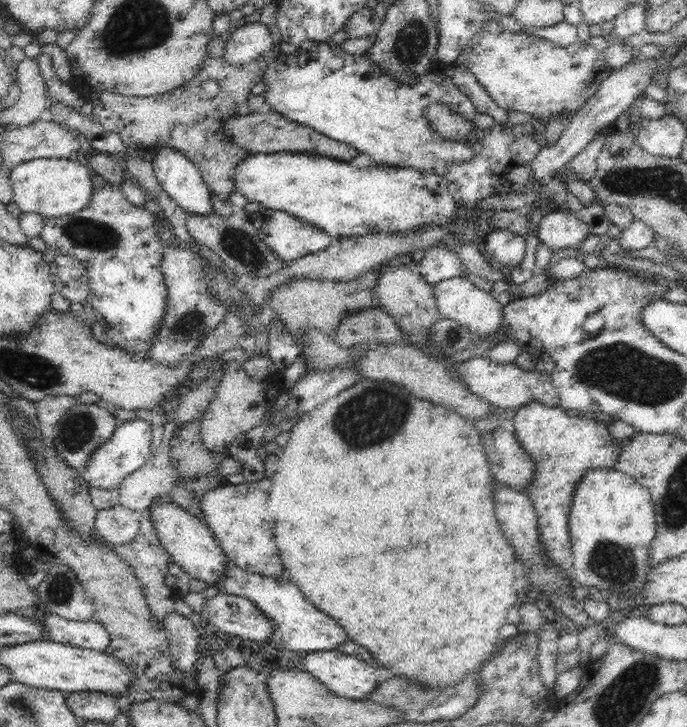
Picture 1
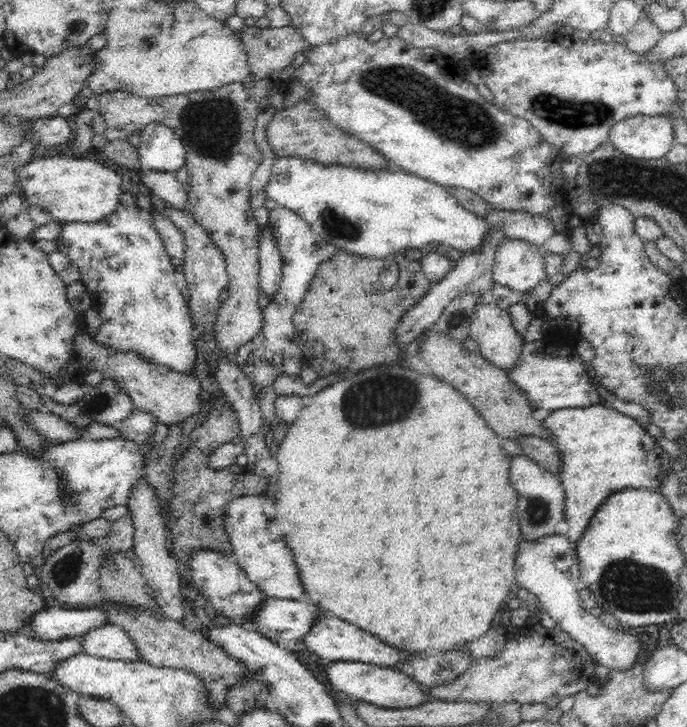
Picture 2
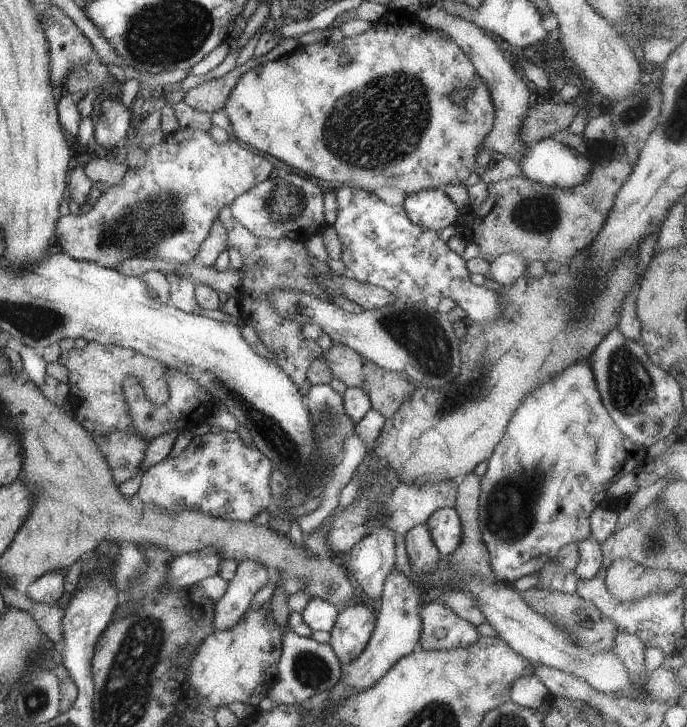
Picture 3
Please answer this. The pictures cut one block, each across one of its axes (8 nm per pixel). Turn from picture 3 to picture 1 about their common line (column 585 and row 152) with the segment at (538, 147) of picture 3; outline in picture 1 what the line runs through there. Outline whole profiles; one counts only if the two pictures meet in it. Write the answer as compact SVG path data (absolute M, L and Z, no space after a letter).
M162 147L155 150L153 171L157 181L170 198L187 213L214 213L211 192L201 177L200 169L186 155Z

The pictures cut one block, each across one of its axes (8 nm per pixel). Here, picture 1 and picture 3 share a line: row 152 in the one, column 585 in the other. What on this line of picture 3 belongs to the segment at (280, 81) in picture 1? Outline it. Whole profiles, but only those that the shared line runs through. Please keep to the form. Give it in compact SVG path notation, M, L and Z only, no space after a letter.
M590 359L574 362L574 364L566 366L560 374L552 376L548 382L542 382L535 390L532 390L512 414L502 440L494 448L492 456L486 462L488 464L486 473L481 476L481 495L479 496L480 532L482 533L483 543L489 552L489 561L498 582L512 585L518 578L539 572L546 562L555 561L563 546L572 544L572 542L580 543L586 538L590 539L590 516L596 508L599 508L600 503L608 497L607 491L609 488L620 478L644 468L648 460L647 450L643 447L638 447L634 442L630 442L612 421L608 410L602 403L600 392L598 392Z

